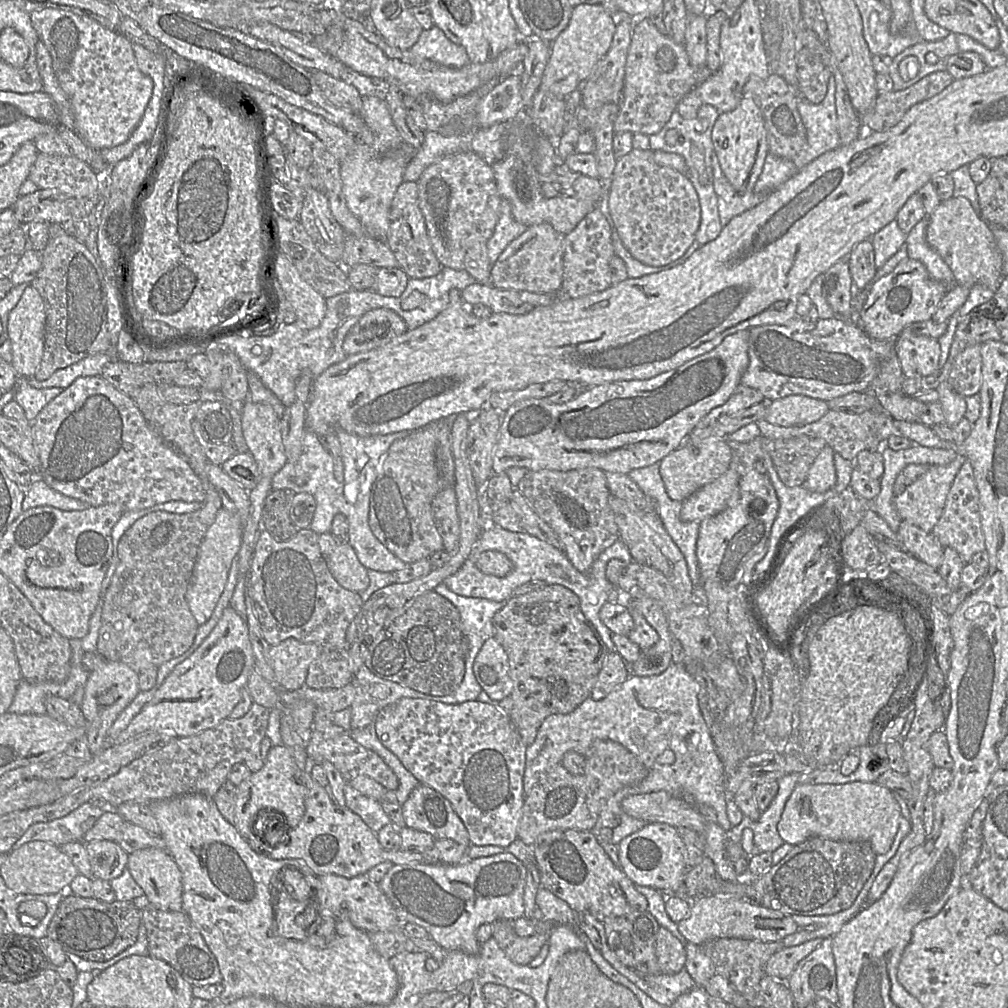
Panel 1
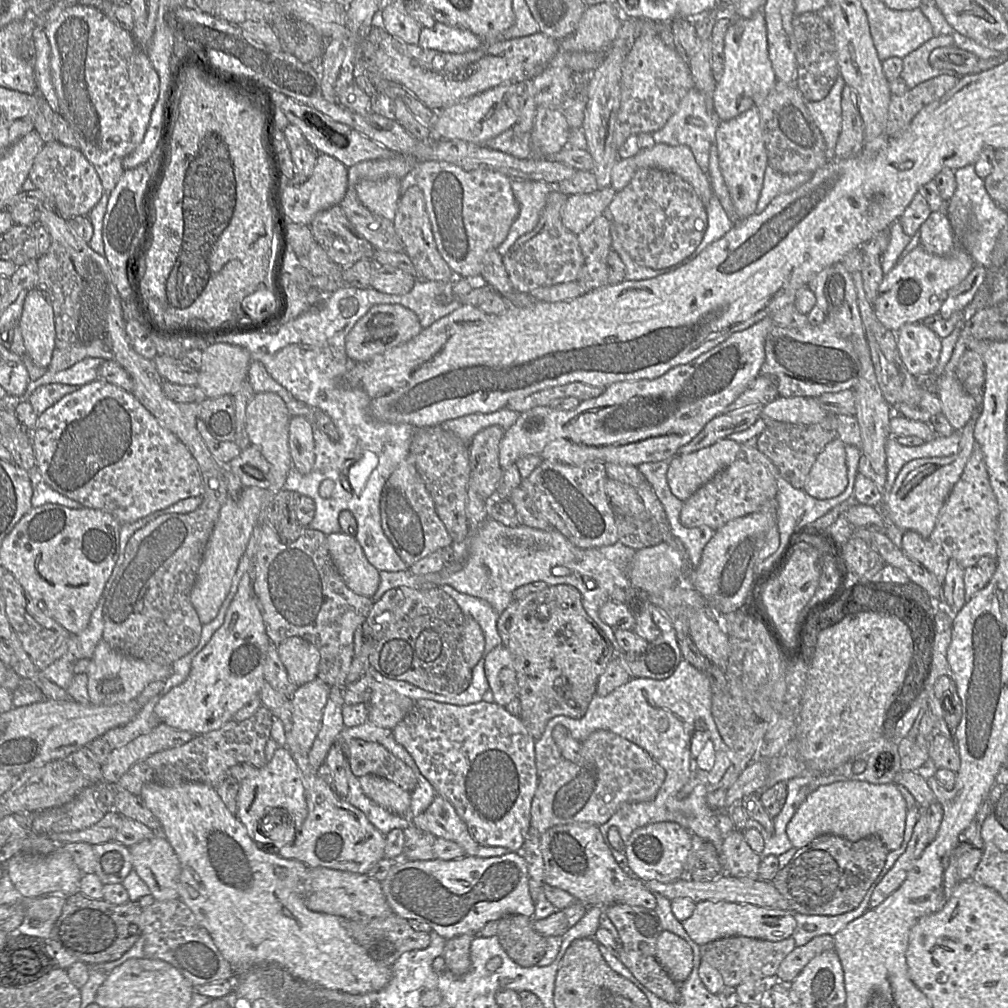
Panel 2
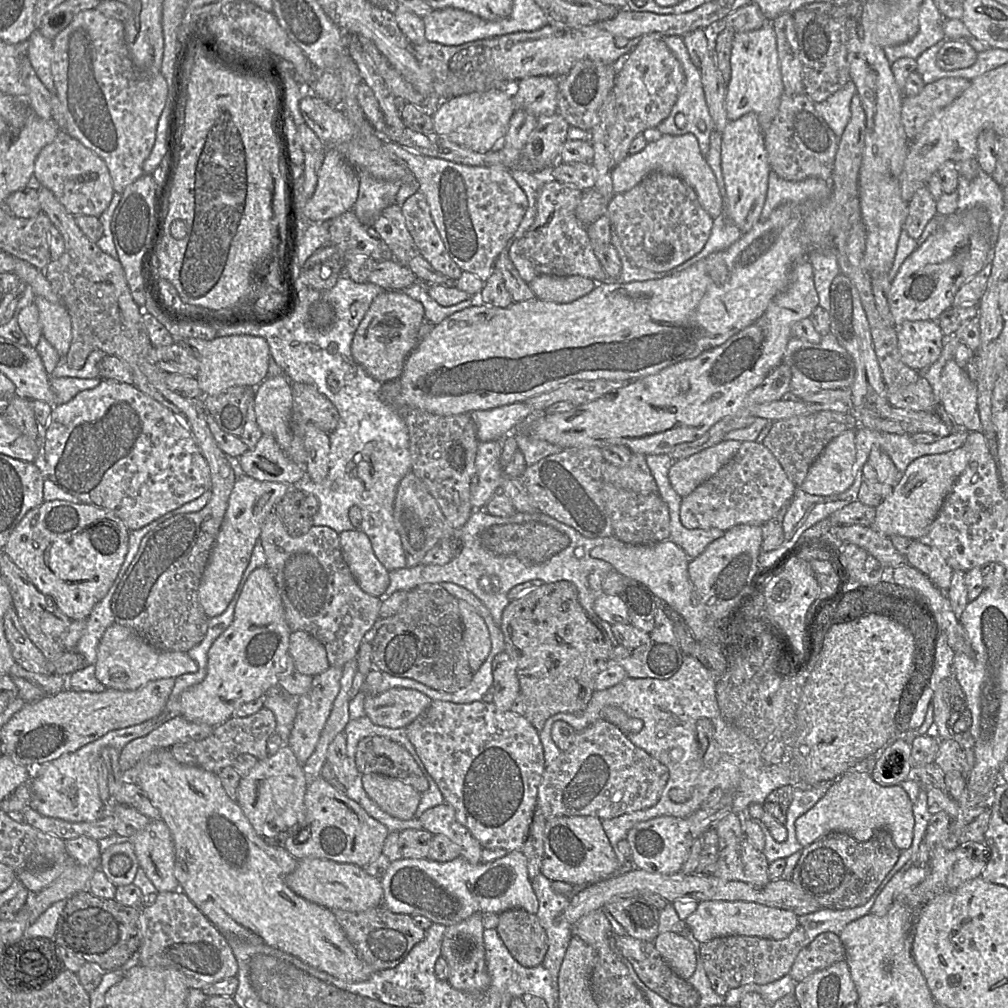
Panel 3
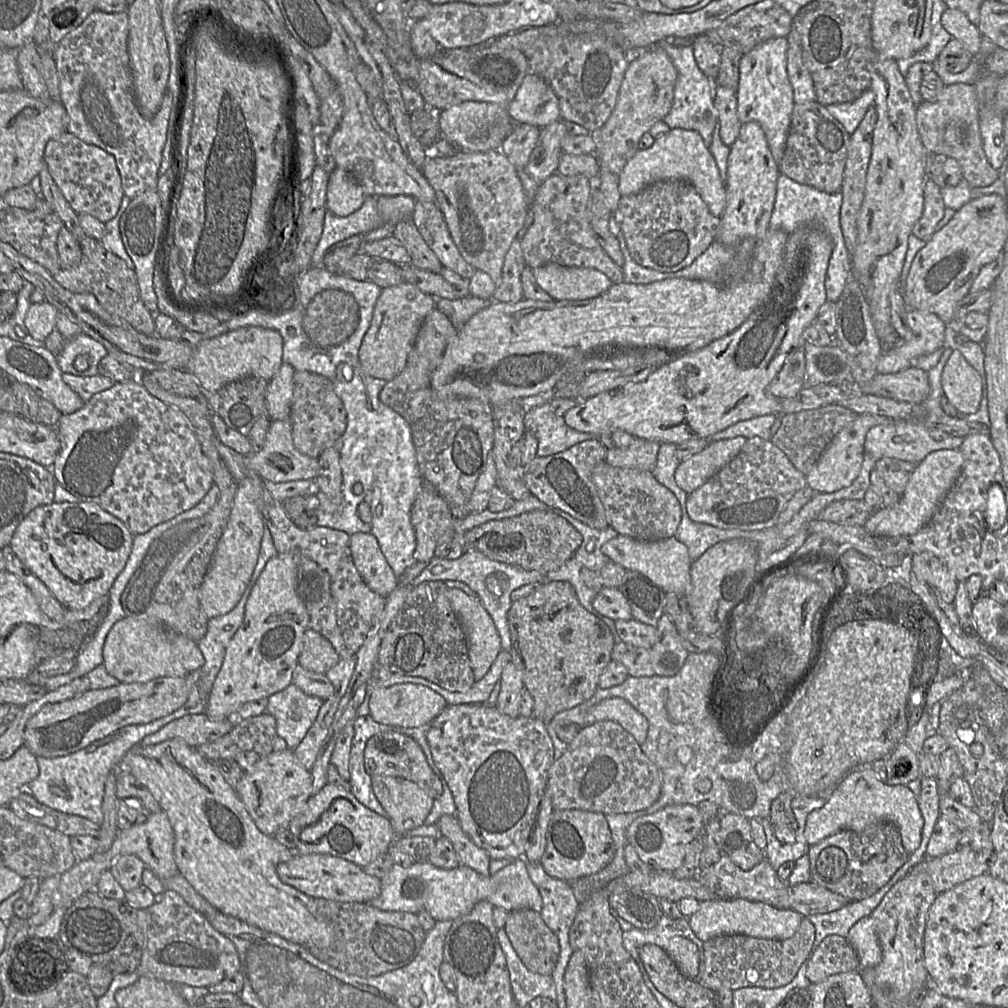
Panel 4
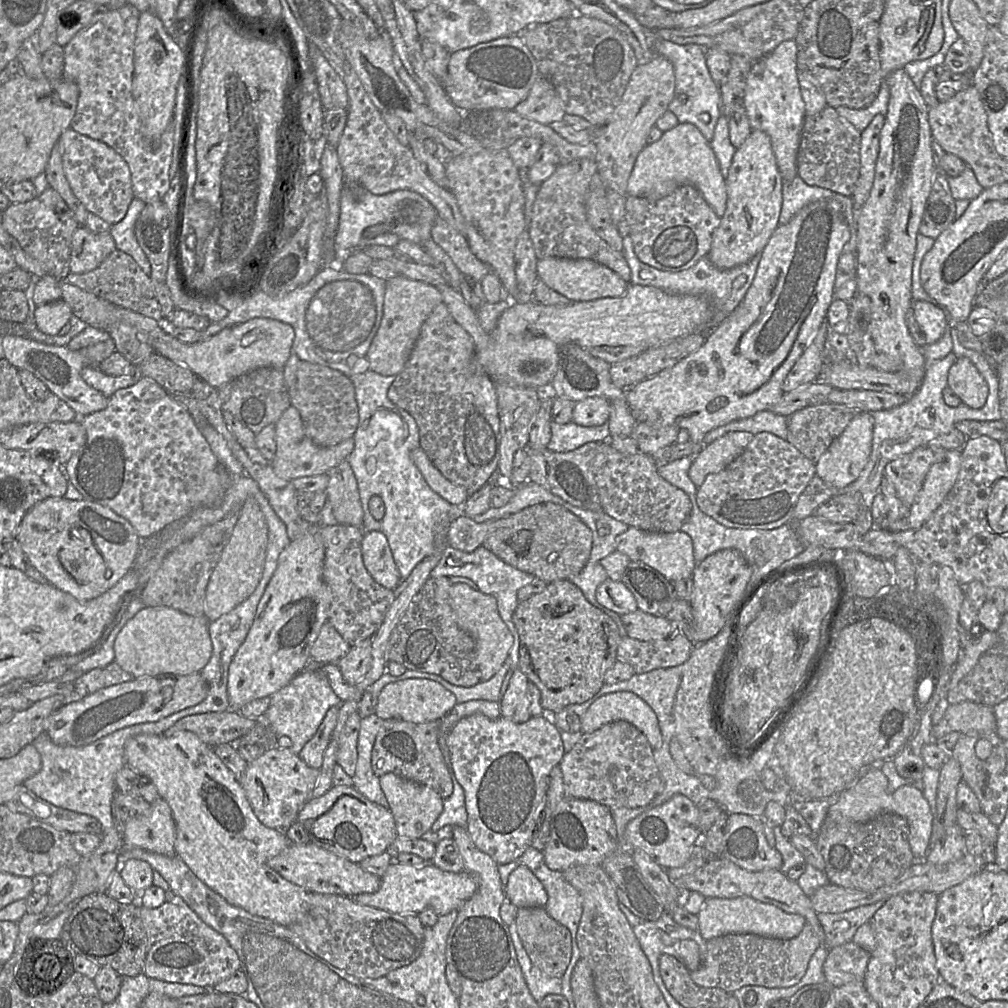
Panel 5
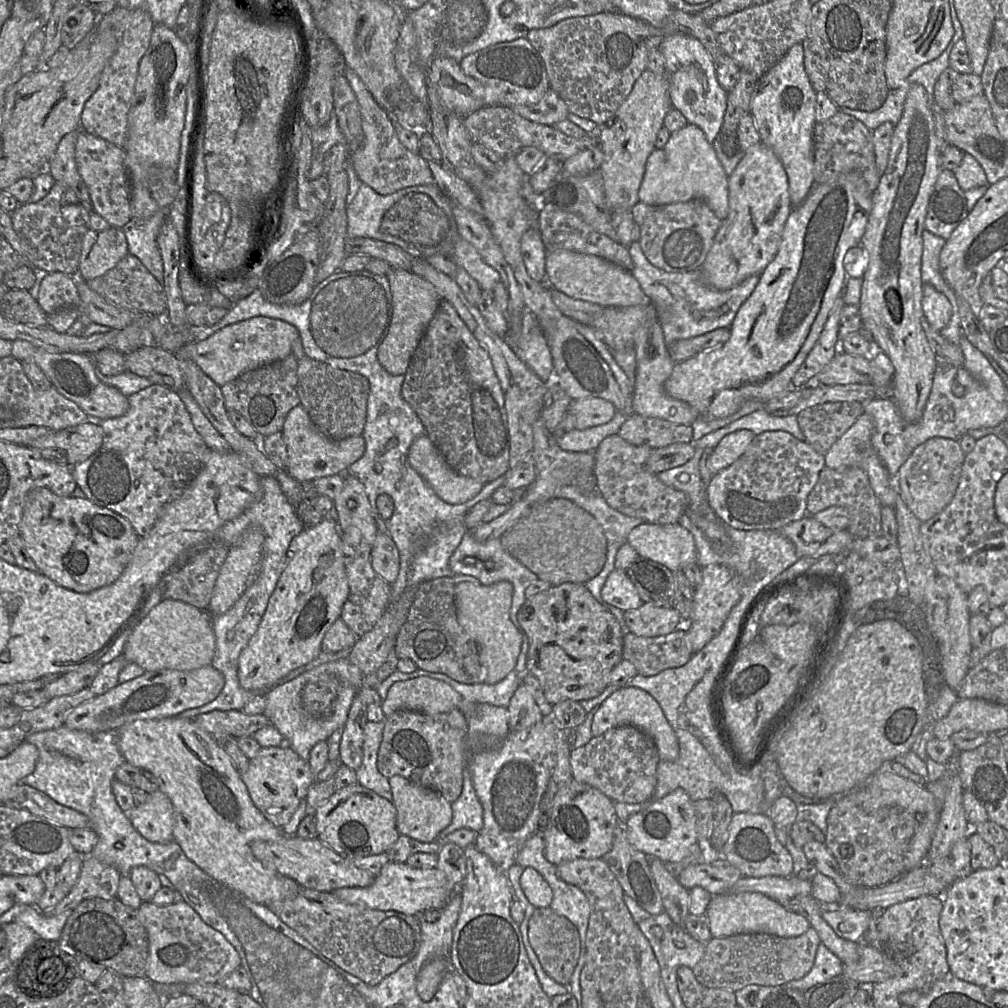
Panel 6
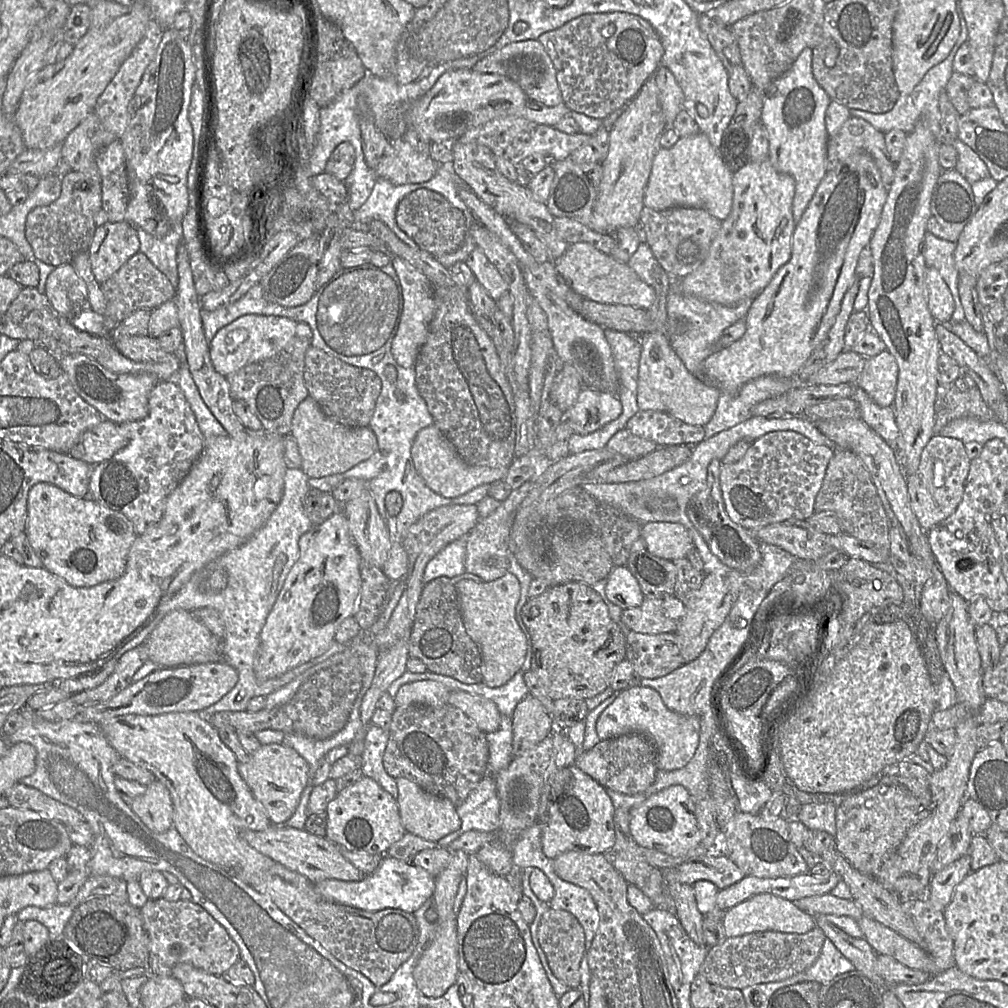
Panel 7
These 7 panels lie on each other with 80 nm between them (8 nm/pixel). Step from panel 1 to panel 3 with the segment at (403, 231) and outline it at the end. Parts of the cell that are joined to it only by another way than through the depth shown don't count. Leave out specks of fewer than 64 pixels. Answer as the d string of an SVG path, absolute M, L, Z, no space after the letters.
M418 190L401 206L406 227L413 237L420 255L443 275L457 280L463 273L451 259L432 219L425 195Z

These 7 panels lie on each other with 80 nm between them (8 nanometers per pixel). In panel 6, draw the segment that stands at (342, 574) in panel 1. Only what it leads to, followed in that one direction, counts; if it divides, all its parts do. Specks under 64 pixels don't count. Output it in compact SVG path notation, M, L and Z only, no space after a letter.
M378 533L371 548L371 565L374 571L389 585L398 576L399 551L387 533Z

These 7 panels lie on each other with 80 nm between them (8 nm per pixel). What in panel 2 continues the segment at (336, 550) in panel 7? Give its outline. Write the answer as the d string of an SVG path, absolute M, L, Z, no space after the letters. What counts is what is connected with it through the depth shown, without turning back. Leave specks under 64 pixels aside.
M250 569L242 576L238 591L233 597L223 624L216 630L209 642L192 659L189 675L183 683L173 687L164 694L154 707L155 715L161 723L178 730L191 732L194 735L218 730L228 721L233 720L234 714L254 697L258 697L265 683L264 666L271 646L277 651L277 645L272 643L266 633L259 603L253 591L253 570Z

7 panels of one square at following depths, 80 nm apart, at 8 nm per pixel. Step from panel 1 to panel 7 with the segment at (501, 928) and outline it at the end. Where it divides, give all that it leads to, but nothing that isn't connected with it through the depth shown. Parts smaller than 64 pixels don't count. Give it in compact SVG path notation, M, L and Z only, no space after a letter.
M550 907L541 919L537 937L553 974L570 988L577 989L581 982L580 966L585 951L585 932L578 919L568 911Z

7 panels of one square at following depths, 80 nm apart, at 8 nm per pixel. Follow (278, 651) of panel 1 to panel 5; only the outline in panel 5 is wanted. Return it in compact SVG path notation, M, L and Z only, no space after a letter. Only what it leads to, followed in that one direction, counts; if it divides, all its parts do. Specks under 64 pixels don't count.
M326 622L318 634L311 651L310 662L320 664L337 663L351 649L339 632Z

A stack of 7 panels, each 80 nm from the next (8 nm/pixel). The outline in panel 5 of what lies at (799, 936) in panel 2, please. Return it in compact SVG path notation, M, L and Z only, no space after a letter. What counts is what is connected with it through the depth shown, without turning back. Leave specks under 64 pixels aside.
M879 901L839 913L818 914L825 934L822 946L830 949L851 942L857 929L864 923L869 923L874 913L884 903L885 901Z

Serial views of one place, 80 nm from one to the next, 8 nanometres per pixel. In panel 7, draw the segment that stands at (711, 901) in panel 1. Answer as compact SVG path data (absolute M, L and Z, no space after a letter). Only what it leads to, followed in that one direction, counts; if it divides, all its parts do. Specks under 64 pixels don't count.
M757 894L732 907L722 925L727 938L764 931L804 934L816 927L813 916L801 911L792 901L773 894Z

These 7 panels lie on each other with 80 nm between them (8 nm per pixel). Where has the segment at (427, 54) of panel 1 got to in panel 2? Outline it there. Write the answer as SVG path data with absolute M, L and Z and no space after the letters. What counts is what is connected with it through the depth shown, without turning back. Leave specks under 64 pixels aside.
M436 22L433 27L422 27L419 46L446 53L465 53L479 48L481 39L466 28Z

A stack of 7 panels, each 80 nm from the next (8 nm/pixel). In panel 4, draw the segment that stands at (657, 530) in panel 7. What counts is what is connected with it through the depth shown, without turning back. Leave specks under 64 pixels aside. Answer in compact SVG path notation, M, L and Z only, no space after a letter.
M618 535L613 537L601 547L601 552L609 558L609 560L621 565L626 570L634 570L642 573L653 583L662 588L665 593L675 592L677 594L686 594L687 601L690 594L690 567L692 560L689 557L687 547L677 540L674 536L657 541L640 541L629 536Z

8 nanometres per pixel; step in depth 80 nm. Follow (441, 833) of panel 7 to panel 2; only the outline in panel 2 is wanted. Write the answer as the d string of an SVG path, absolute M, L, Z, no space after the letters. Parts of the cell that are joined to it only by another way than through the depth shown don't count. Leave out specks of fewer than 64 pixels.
M372 774L359 777L359 782L364 794L372 801L394 814L409 816L411 792L401 789L390 780Z

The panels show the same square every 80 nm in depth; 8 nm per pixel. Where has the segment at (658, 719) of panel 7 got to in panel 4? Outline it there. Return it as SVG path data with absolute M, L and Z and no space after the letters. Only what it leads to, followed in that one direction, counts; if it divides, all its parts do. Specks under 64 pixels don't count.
M608 698L595 705L587 715L587 724L598 721L614 721L620 724L640 745L647 738L648 720L623 698Z

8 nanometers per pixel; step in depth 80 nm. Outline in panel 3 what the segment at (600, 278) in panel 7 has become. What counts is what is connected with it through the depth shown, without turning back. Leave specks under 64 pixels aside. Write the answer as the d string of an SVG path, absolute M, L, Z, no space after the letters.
M539 275L530 282L530 287L539 300L568 303L590 293L598 282L579 275Z

